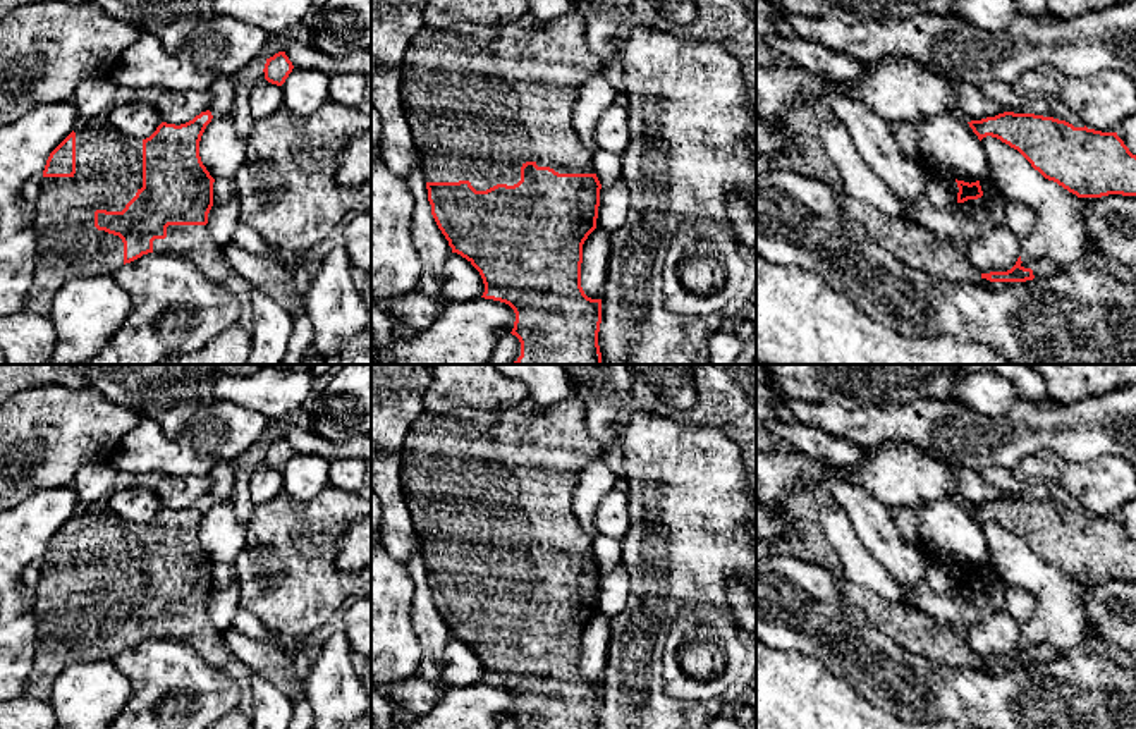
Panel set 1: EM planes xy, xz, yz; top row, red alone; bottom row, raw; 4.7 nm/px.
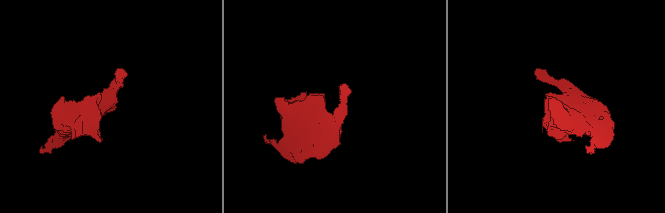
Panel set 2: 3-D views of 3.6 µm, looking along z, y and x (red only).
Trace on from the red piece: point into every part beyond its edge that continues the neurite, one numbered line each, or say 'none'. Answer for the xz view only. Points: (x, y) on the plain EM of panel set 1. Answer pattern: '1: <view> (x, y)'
1: xz (480, 485)

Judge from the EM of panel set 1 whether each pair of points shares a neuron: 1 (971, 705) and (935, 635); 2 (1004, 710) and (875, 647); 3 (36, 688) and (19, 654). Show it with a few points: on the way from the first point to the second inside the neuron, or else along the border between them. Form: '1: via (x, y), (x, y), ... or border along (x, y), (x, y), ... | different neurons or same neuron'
1: border along (913, 652), (959, 666) | different neurons
2: via (971, 697), (918, 690), (908, 679) | same neuron
3: border along (36, 635), (33, 669), (21, 695) | different neurons

